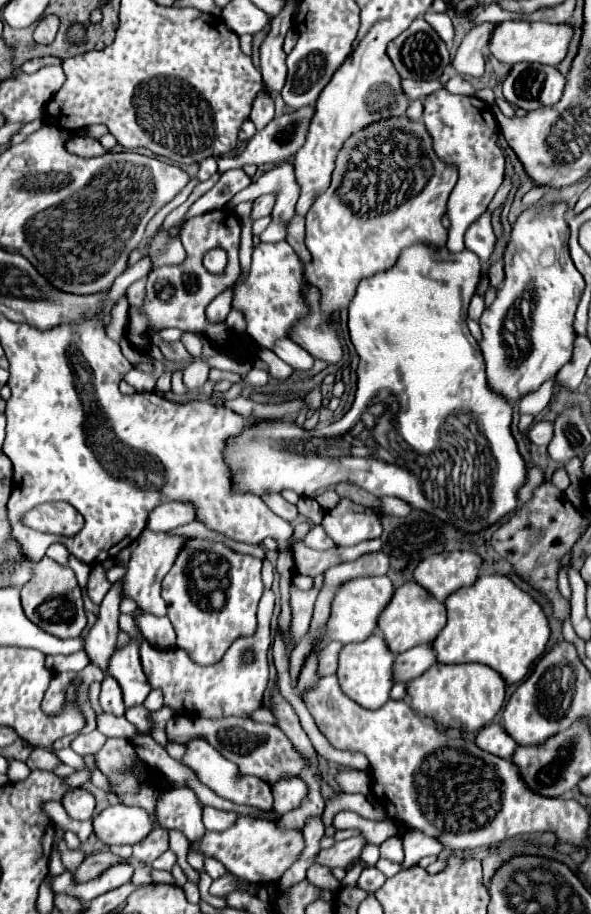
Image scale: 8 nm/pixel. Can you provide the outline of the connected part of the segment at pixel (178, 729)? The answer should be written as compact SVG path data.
M173 717L165 725L165 733L169 741L177 743L187 743L191 739L205 739L229 761L235 761L243 775L255 775L267 783L275 783L285 775L297 775L301 769L309 765L309 759L293 747L293 743L285 737L285 733L281 733L277 725L255 723L245 717L221 717L221 719Z

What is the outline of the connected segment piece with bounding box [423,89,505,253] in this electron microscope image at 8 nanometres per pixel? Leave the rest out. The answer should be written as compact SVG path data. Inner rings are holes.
M439 89L437 93L425 97L423 107L423 123L433 139L433 149L437 157L441 157L441 161L447 161L447 165L453 165L459 173L457 185L453 187L447 203L447 217L451 221L447 251L459 253L465 249L463 235L467 227L477 221L481 213L485 213L487 205L503 183L505 155L497 145L499 125L491 107L485 101L477 97L451 95L445 89Z

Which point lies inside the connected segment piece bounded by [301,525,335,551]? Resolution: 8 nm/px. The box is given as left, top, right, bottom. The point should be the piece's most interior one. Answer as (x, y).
(317, 539)

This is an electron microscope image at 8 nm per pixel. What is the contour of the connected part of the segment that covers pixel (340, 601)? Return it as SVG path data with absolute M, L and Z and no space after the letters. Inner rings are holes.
M363 577L363 579L351 579L345 585L339 587L333 605L331 605L331 617L327 623L327 639L347 643L359 643L365 641L375 629L377 619L381 611L387 607L387 603L393 597L393 583L389 577Z

